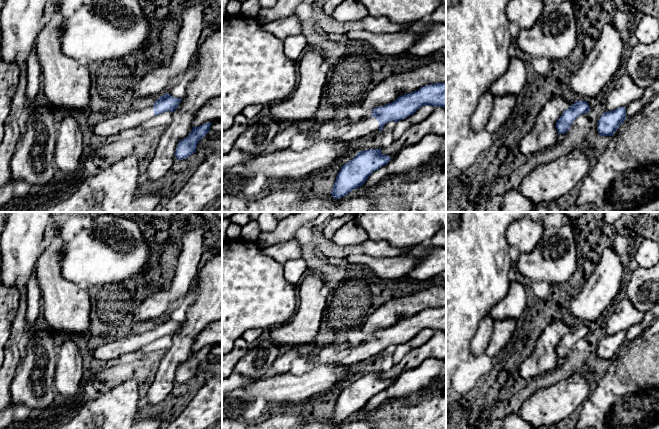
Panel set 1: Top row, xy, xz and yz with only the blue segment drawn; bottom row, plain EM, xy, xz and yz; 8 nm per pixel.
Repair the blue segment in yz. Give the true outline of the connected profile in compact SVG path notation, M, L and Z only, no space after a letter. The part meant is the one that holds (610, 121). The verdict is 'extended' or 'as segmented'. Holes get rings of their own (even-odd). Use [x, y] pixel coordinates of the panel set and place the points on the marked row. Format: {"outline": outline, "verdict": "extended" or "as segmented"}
{"outline": "M617 108L613 111L606 111L598 120L598 133L601 136L613 136L616 130L626 119L626 109Z", "verdict": "as segmented"}

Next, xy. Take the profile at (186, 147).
{"outline": "M212 122L204 123L199 127L193 127L191 133L181 140L175 150L176 159L186 159L196 152L196 147L202 137L210 130Z", "verdict": "as segmented"}

